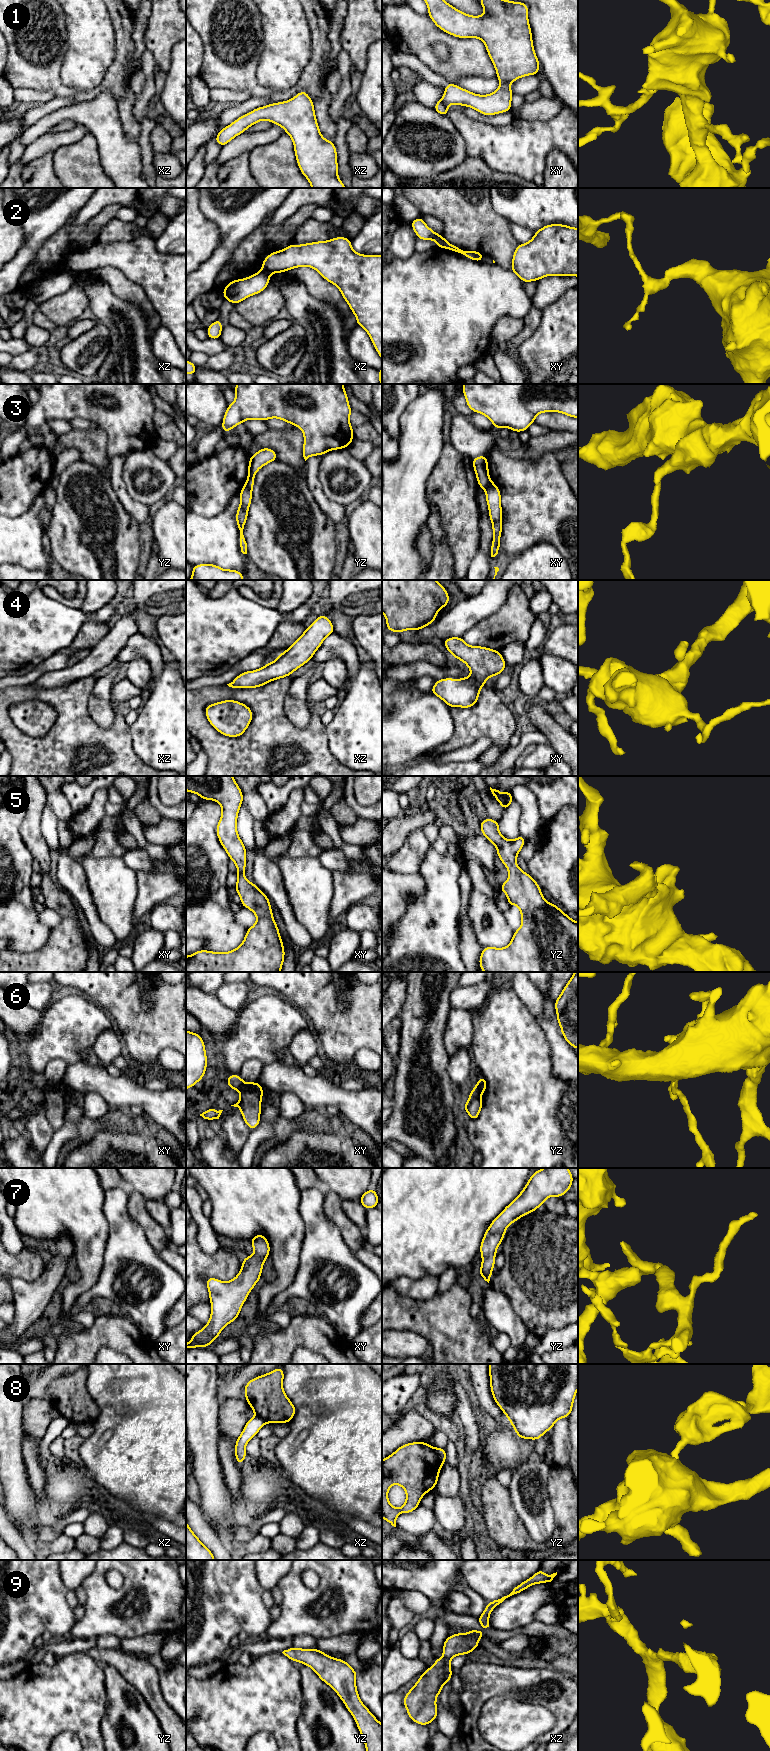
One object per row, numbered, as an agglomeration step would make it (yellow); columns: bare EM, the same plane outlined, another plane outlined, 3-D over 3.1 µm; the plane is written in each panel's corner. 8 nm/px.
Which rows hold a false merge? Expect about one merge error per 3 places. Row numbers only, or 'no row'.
2, 3, 6, 8

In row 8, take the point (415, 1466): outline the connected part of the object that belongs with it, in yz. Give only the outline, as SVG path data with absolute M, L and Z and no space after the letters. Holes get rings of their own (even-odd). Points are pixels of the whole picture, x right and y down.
M412 1442L400 1446L395 1452L382 1460L382 1518L396 1527L396 1519L401 1513L412 1513L419 1505L424 1494L435 1488L442 1463L436 1448L421 1442ZM394 1484L403 1487L406 1502L401 1508L393 1507L388 1500L388 1491Z

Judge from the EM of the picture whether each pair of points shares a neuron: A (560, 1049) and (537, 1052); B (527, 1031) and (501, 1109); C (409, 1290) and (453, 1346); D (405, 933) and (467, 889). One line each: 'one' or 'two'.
A: two
B: one
C: two
D: two

